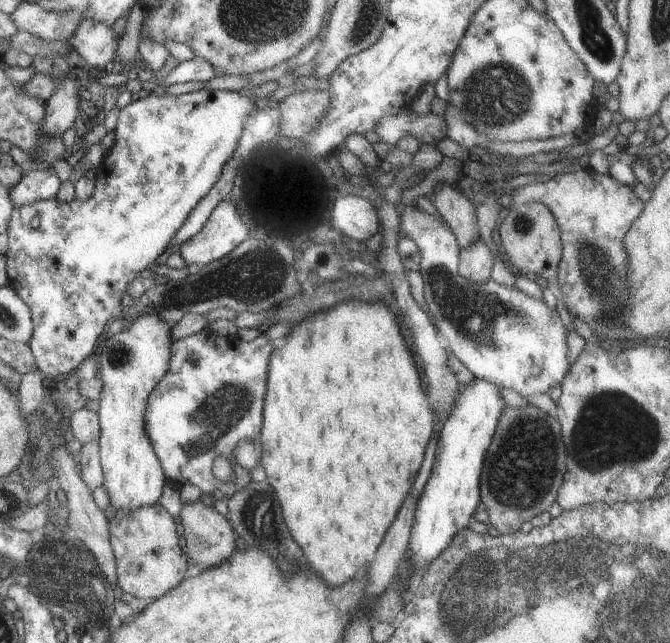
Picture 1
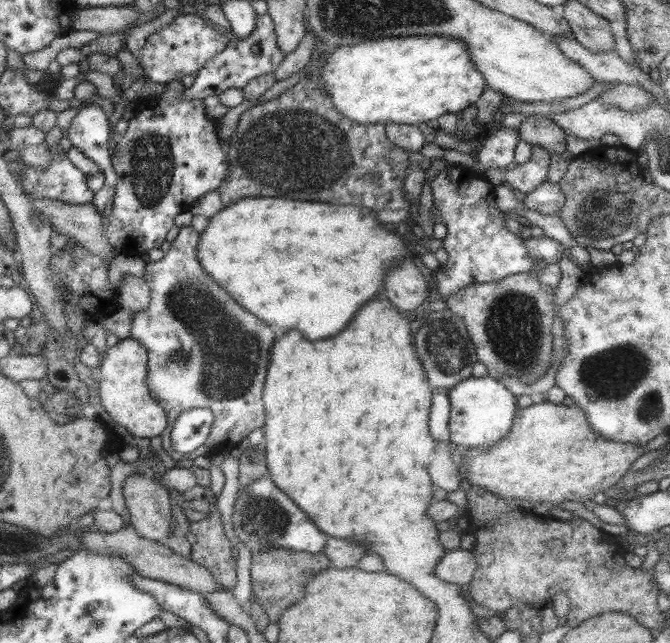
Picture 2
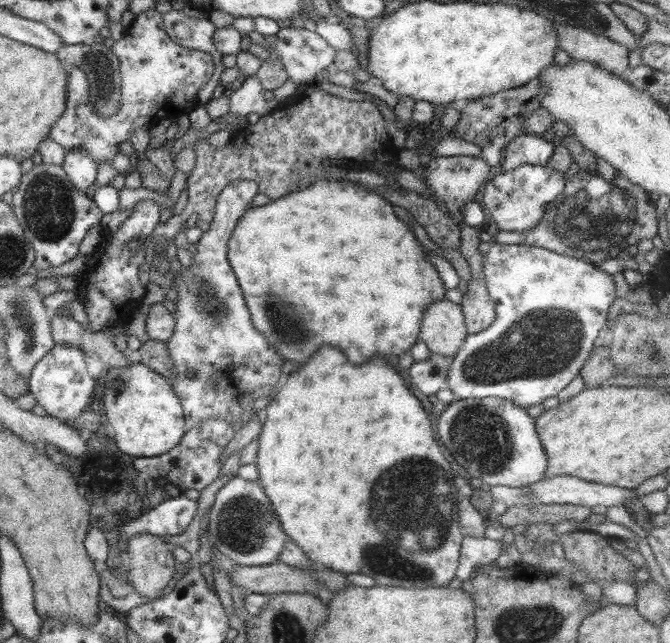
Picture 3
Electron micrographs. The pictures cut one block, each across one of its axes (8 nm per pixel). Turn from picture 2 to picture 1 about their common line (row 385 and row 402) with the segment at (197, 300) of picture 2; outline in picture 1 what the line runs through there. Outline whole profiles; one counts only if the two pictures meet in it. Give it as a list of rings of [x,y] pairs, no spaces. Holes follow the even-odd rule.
[[[208,327],[172,341],[169,347],[169,368],[147,397],[144,426],[166,480],[173,482],[178,491],[183,484],[191,484],[197,486],[201,493],[209,494],[213,490],[220,490],[228,498],[251,481],[248,470],[234,462],[233,450],[239,440],[256,440],[259,436],[269,355],[277,344],[264,332],[260,332],[254,340],[244,342],[235,334],[217,336]],[[217,454],[234,462],[235,482],[219,482],[213,478],[211,462]]]

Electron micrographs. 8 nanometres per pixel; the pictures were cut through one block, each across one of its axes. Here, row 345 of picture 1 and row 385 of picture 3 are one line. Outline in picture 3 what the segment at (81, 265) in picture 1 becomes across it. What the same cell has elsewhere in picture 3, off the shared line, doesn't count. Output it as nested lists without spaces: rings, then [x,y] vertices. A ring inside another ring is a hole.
[[[55,345],[33,366],[28,378],[29,392],[33,394],[36,410],[61,422],[70,423],[88,409],[94,379],[85,371],[85,356],[75,346]]]

